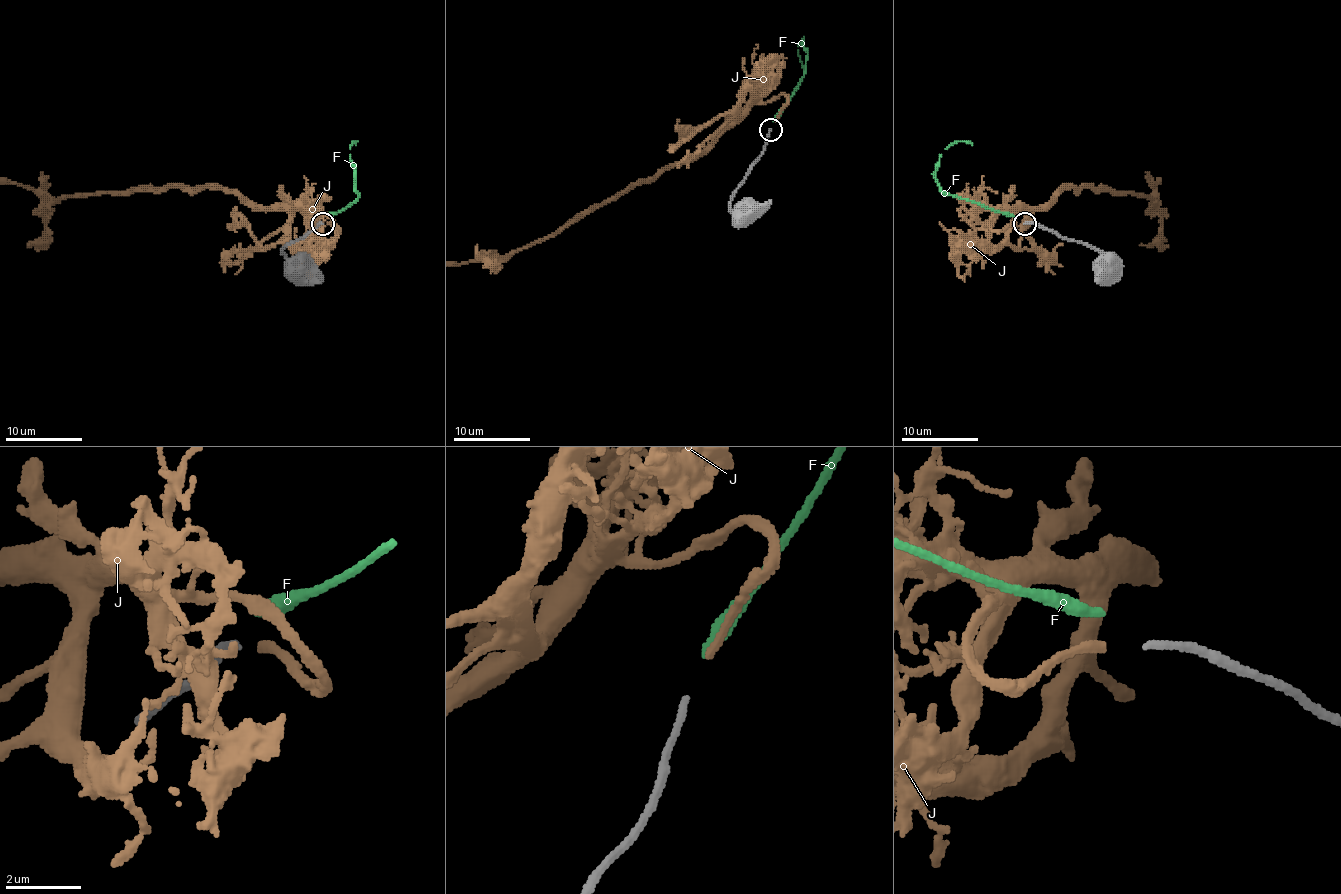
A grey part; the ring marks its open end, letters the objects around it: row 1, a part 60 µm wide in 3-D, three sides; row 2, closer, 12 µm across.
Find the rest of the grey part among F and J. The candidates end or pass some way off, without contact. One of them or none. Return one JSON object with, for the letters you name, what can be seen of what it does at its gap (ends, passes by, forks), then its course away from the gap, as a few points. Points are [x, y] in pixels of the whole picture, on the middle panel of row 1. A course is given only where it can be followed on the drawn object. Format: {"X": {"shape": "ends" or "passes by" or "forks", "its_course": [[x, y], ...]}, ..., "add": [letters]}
{"J": {"shape": "ends"}, "add": ["J"]}

